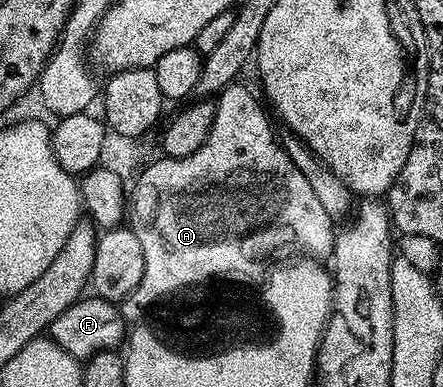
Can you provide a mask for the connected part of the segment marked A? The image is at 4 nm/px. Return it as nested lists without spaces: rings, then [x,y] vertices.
[[[236,81],[219,92],[209,137],[197,153],[189,153],[189,157],[180,159],[159,157],[156,163],[147,163],[134,176],[135,188],[129,191],[129,226],[135,232],[137,241],[141,241],[141,253],[145,253],[145,273],[141,273],[141,283],[137,289],[133,289],[128,299],[118,304],[120,313],[127,321],[135,321],[132,319],[142,313],[143,307],[153,306],[158,299],[160,302],[181,285],[214,275],[244,277],[253,266],[266,264],[270,255],[287,251],[290,247],[295,253],[307,257],[332,254],[336,232],[336,228],[331,227],[332,215],[325,213],[309,181],[305,181],[297,165],[289,161],[289,153],[285,153],[280,136],[277,131],[275,135],[267,120],[268,112],[260,96],[255,96],[241,84]]]

